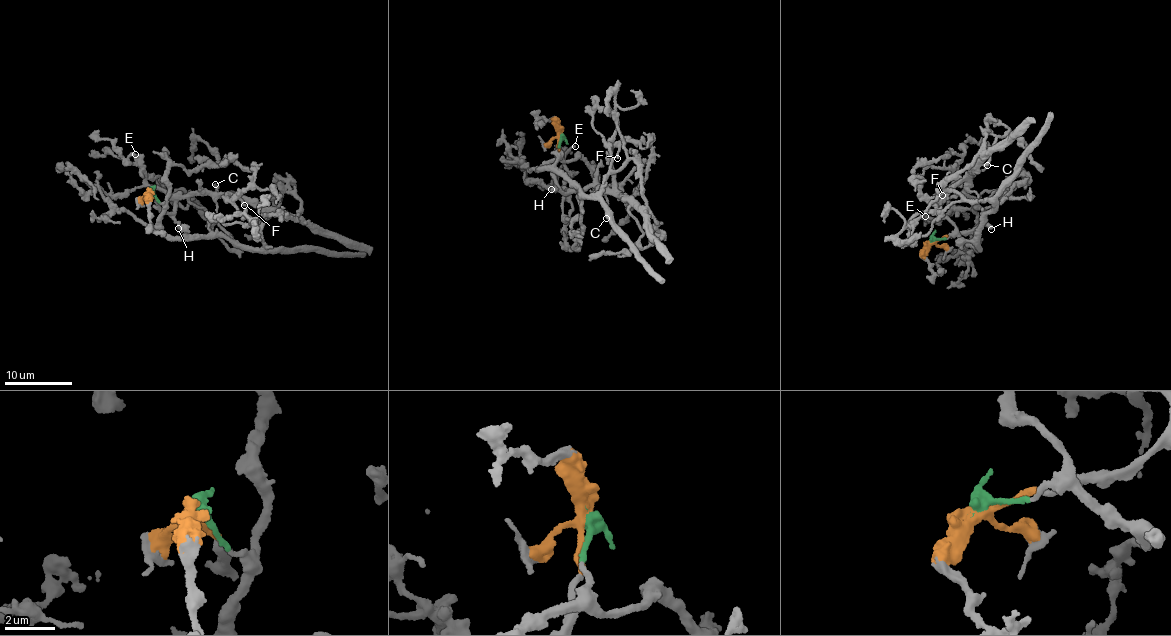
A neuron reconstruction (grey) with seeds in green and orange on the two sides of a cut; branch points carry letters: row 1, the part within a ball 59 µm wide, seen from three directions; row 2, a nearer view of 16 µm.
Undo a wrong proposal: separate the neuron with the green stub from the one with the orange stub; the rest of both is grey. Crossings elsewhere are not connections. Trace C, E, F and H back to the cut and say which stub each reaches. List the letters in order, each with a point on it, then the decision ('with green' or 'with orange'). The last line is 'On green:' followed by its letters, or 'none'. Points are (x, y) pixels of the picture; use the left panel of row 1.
C: (215, 184) | with orange
E: (135, 154) | with orange
F: (244, 205) | with orange
H: (178, 228) | with orange
On green: none

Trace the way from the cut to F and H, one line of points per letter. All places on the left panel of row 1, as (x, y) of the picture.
F: (149, 192), (167, 214), (175, 210), (178, 200), (201, 191), (226, 192), (228, 198), (238, 199), (244, 205)
H: (149, 192), (158, 200), (159, 207), (172, 217), (178, 229)

